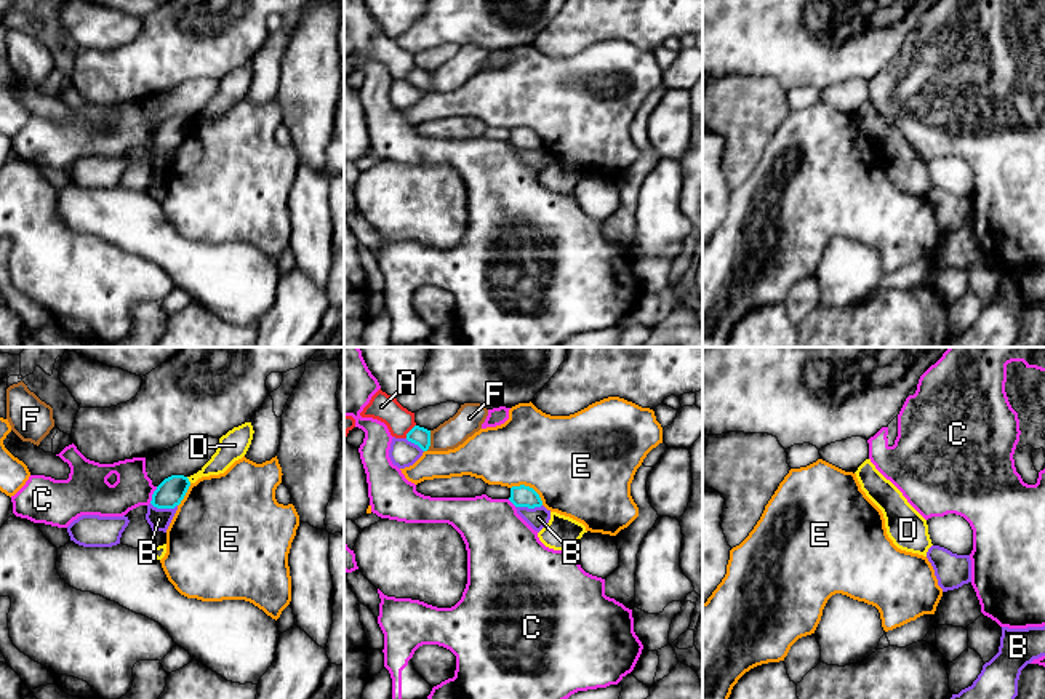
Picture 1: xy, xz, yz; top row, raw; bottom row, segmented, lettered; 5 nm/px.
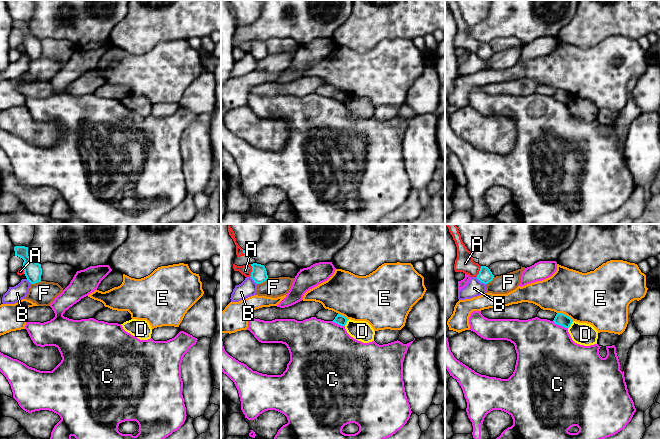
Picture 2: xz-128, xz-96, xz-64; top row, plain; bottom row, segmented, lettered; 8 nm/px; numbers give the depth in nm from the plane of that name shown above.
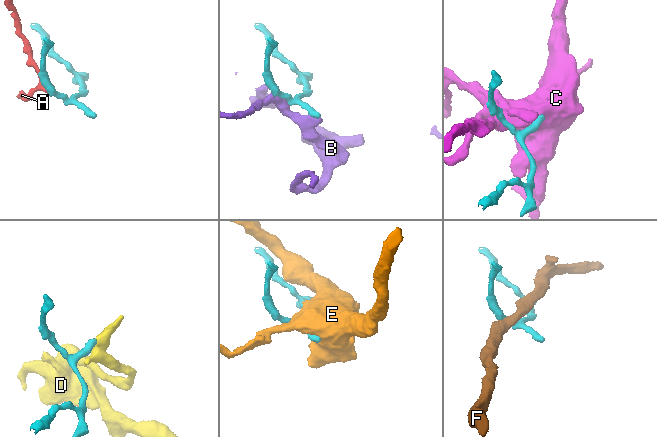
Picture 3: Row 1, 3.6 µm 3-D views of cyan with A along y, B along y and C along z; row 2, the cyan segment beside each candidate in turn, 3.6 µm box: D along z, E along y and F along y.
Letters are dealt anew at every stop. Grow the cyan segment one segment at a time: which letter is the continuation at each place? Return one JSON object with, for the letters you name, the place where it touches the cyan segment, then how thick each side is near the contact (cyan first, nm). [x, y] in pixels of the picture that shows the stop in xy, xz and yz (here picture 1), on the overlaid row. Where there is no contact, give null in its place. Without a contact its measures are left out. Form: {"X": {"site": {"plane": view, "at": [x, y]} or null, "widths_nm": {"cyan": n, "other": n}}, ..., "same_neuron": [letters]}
{"same_neuron": []}

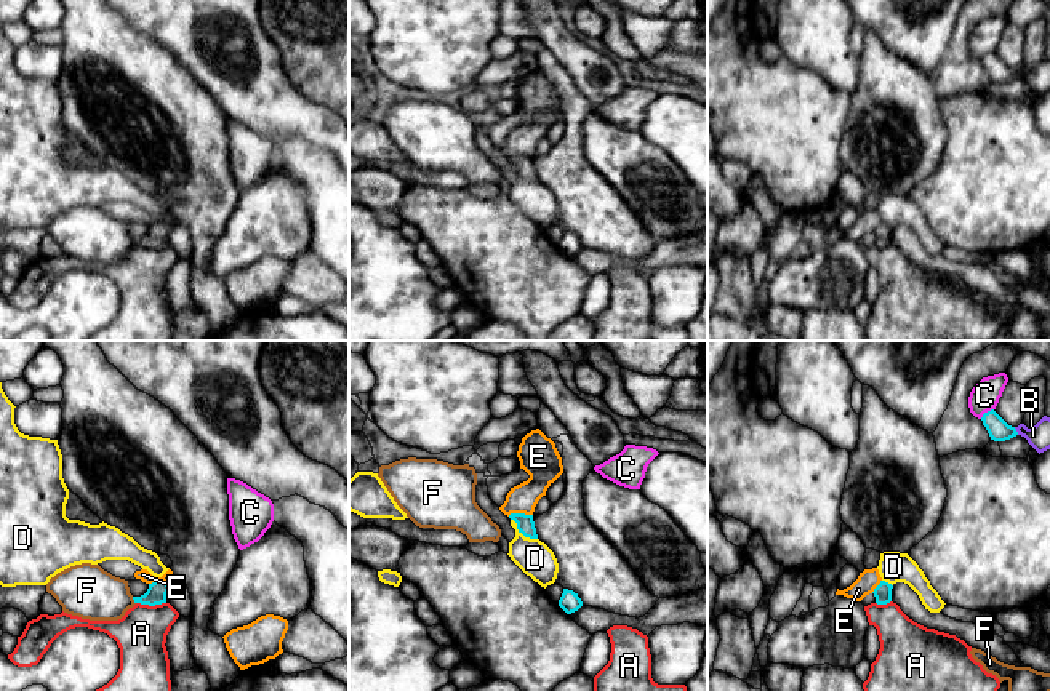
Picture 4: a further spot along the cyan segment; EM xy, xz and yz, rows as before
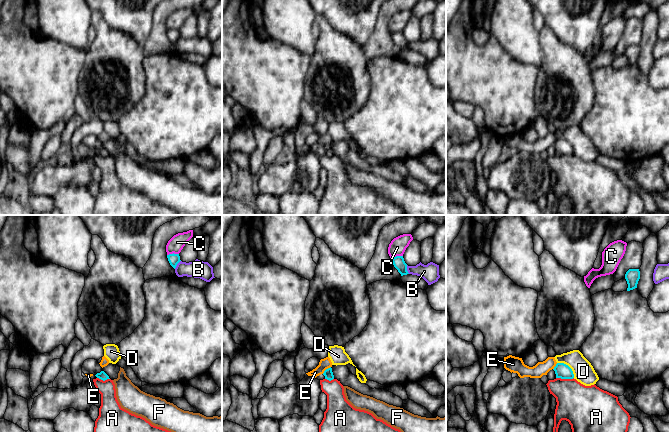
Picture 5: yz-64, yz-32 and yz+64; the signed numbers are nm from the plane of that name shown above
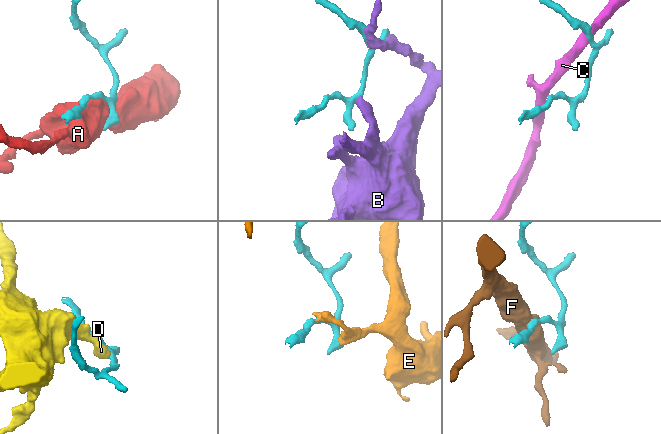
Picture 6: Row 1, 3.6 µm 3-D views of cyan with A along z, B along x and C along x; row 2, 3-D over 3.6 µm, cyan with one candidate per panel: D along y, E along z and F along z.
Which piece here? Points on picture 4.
{"same_neuron": []}

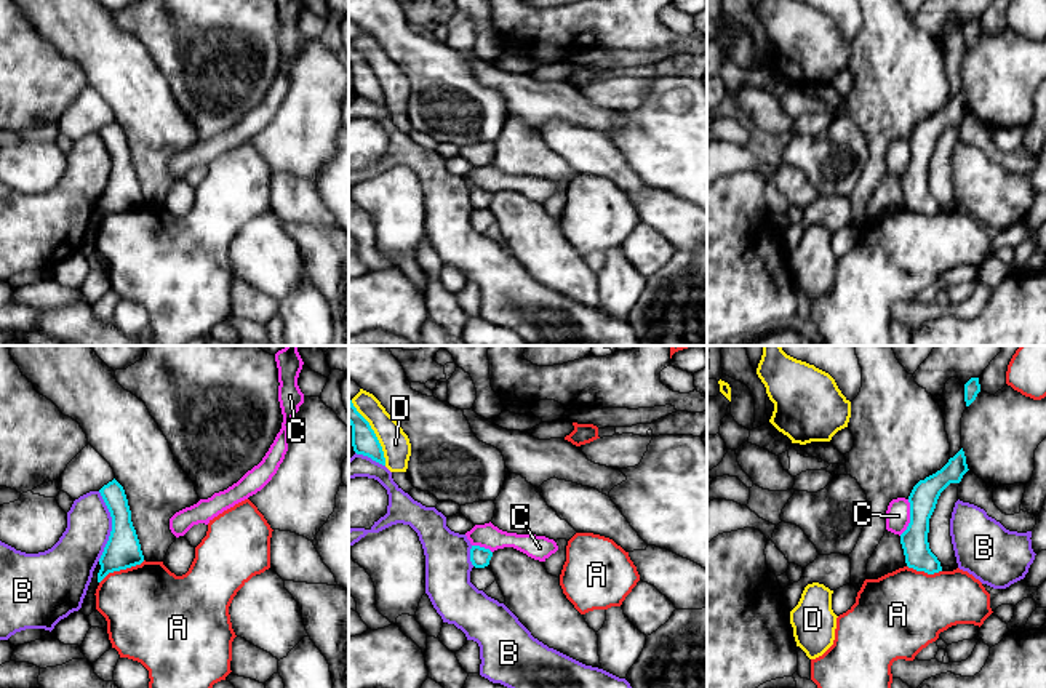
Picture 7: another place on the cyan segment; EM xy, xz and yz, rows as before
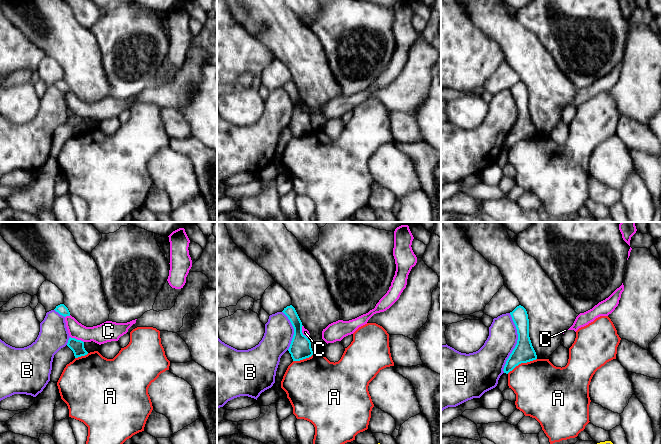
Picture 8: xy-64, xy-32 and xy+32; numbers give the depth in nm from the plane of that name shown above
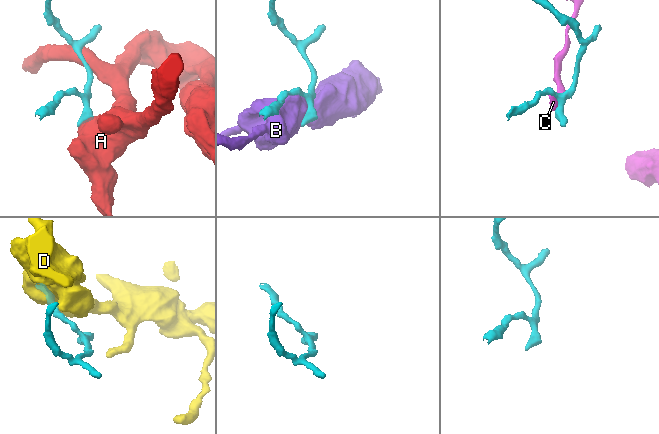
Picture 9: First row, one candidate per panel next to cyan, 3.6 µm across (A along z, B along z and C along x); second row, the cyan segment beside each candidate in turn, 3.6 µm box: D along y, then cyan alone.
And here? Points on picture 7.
{"same_neuron": []}

